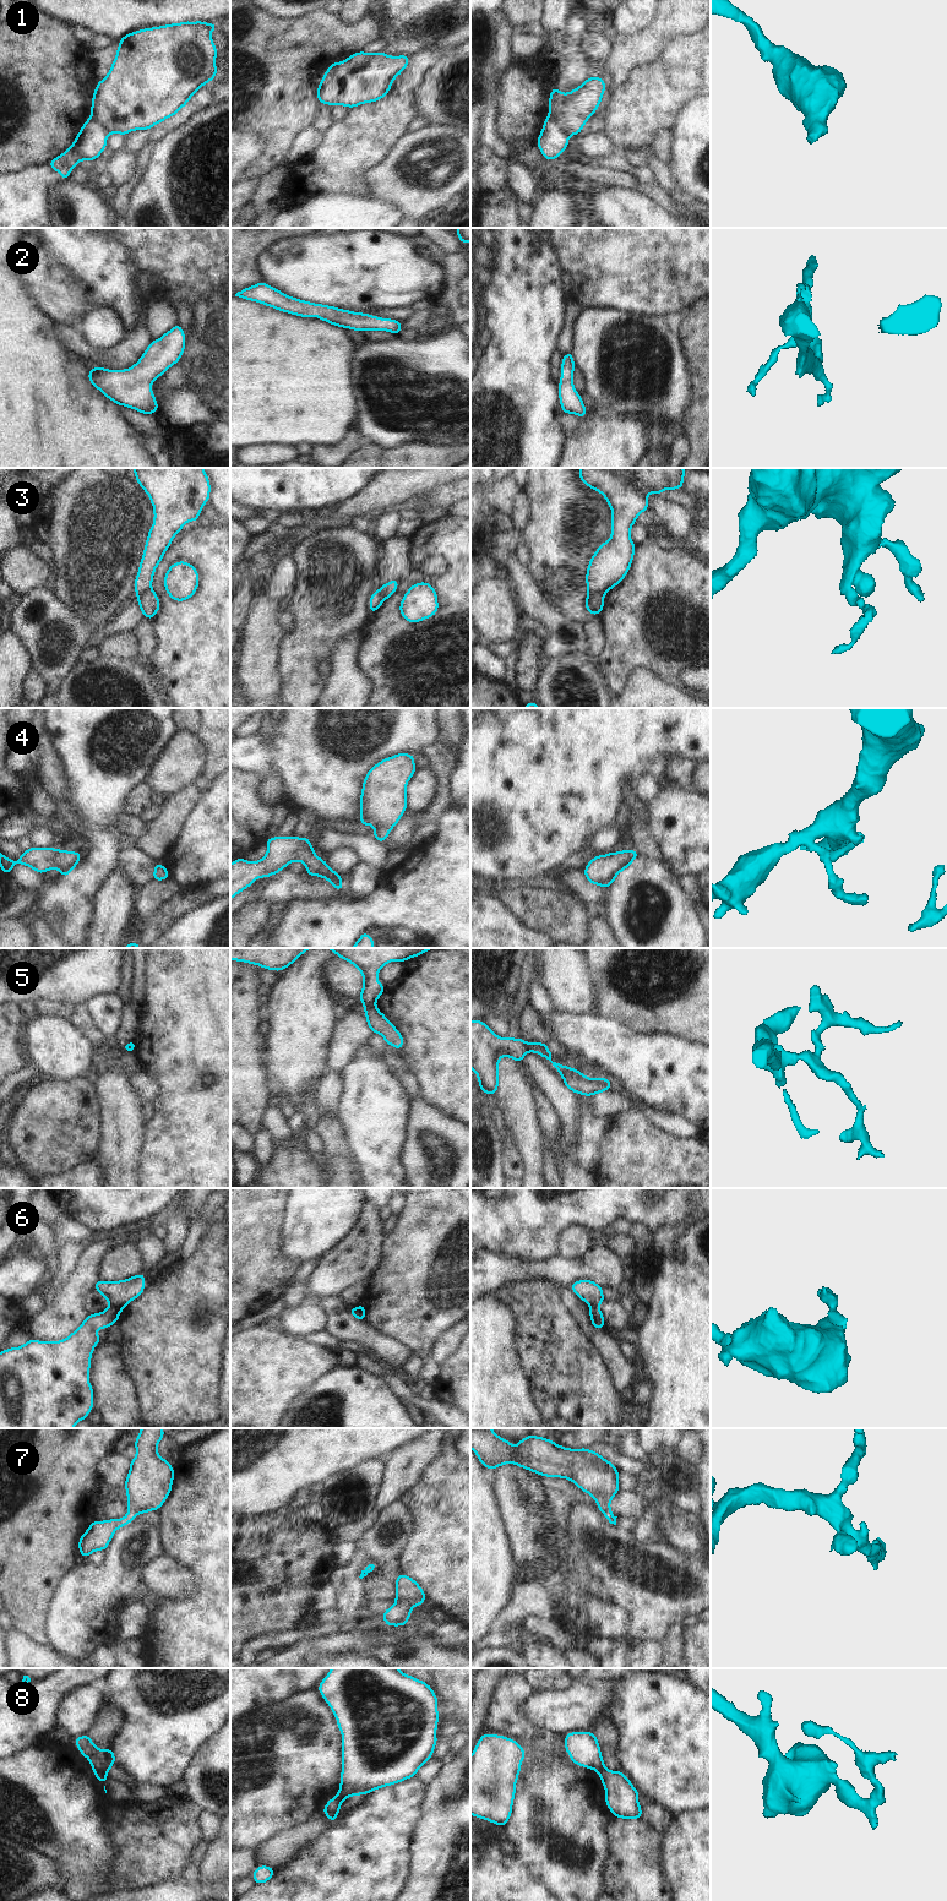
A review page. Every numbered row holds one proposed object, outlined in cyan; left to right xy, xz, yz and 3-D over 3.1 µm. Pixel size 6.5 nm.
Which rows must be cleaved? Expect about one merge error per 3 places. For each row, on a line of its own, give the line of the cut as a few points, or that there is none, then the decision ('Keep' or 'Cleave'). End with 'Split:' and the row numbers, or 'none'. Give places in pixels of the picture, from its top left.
1: Split along yz (548, 116), (569, 135). Cleave
2: No split. Keep
3: Split along yz (588, 591), (594, 591), (603, 598). Cleave
4: No split. Keep
5: Split along xz (374, 1002), (364, 1006). Cleave
6: Split along xy (110, 1306), (120, 1311). Cleave
7: No split. Keep
8: Split along xy (94, 1769), (105, 1775). Cleave
Split: 1, 3, 5, 6, 8.

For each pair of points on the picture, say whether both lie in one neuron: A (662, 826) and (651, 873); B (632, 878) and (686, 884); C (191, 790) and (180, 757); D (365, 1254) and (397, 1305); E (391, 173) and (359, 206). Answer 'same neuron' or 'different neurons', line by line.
A: different neurons
B: different neurons
C: different neurons
D: different neurons
E: different neurons

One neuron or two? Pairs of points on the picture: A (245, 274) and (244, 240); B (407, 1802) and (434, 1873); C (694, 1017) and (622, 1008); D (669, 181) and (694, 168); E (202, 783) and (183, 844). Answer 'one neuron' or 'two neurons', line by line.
A: one neuron
B: two neurons
C: one neuron
D: two neurons
E: two neurons

